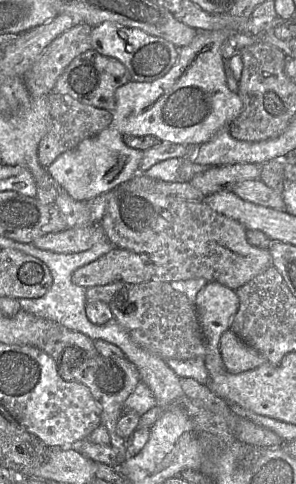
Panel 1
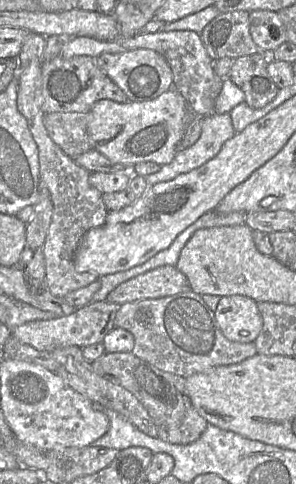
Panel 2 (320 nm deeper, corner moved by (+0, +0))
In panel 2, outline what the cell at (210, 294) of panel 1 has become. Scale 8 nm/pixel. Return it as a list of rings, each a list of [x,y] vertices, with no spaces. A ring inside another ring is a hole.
[[[244,295],[222,296],[214,315],[223,335],[233,342],[254,342],[263,325],[257,302]]]

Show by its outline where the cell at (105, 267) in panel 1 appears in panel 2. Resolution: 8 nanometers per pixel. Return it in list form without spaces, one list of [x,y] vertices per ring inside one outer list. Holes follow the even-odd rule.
[[[164,265],[128,279],[115,287],[106,301],[122,305],[142,299],[156,299],[190,291],[186,276],[175,266]]]

